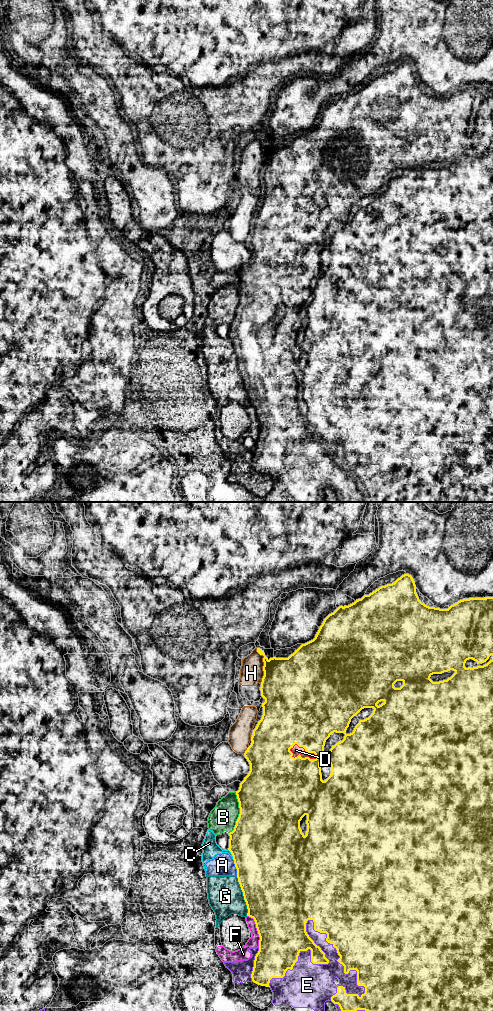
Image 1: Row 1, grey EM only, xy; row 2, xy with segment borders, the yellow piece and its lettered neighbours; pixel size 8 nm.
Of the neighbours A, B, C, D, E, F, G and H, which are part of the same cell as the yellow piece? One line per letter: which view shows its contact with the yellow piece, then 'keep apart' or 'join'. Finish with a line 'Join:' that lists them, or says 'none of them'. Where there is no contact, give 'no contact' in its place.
A: xy | keep apart
B: xy | keep apart
C: xy | keep apart
D: xy | join
E: xy | keep apart
F: xy | keep apart
G: xy | keep apart
H: xy | keep apart
Join: D

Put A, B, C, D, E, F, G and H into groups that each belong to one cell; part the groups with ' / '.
A B C F G / D / E / H

